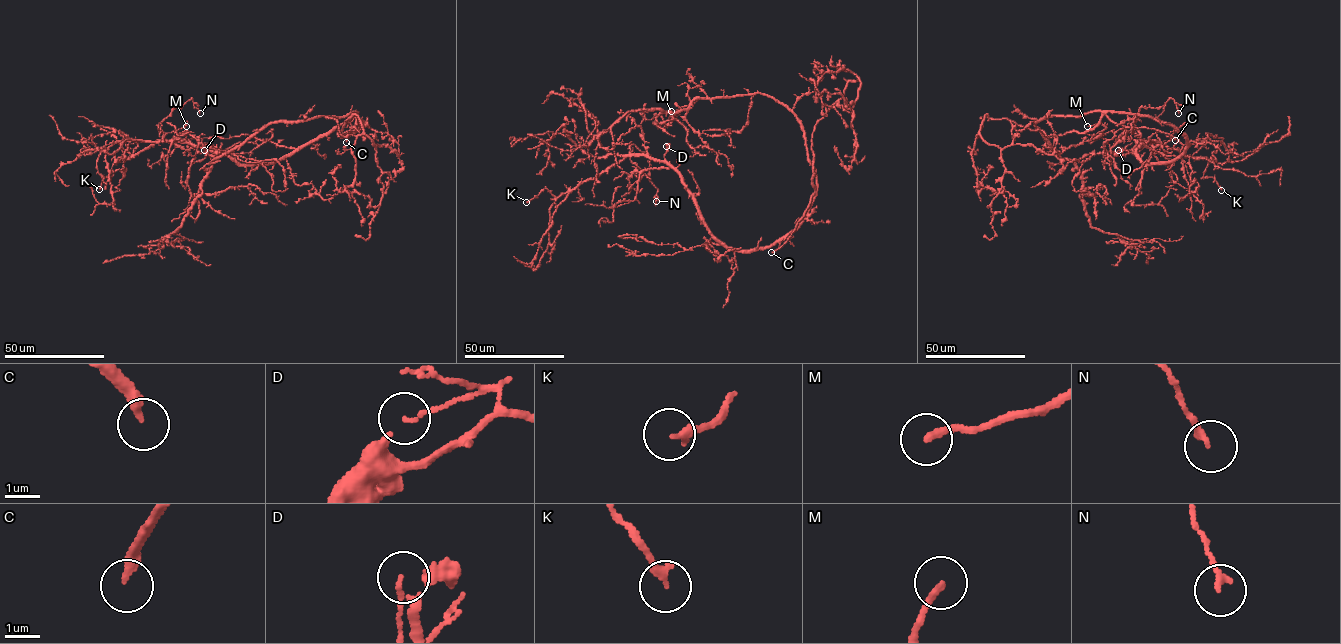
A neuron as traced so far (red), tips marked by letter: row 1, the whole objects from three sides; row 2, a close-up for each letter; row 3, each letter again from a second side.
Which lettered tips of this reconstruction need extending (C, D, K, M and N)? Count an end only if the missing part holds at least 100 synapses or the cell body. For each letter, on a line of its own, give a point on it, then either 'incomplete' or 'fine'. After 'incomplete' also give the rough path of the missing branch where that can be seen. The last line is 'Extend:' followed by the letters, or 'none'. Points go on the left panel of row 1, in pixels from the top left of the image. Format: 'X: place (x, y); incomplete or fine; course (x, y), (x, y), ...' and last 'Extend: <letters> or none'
C: place (346, 142); incomplete; course (346, 142), (348, 153), (367, 165), (373, 165), (378, 150), (379, 90), (416, 54)
D: place (204, 150); fine
K: place (99, 189); fine
M: place (186, 126); fine
N: place (200, 113); fine
Extend: C

